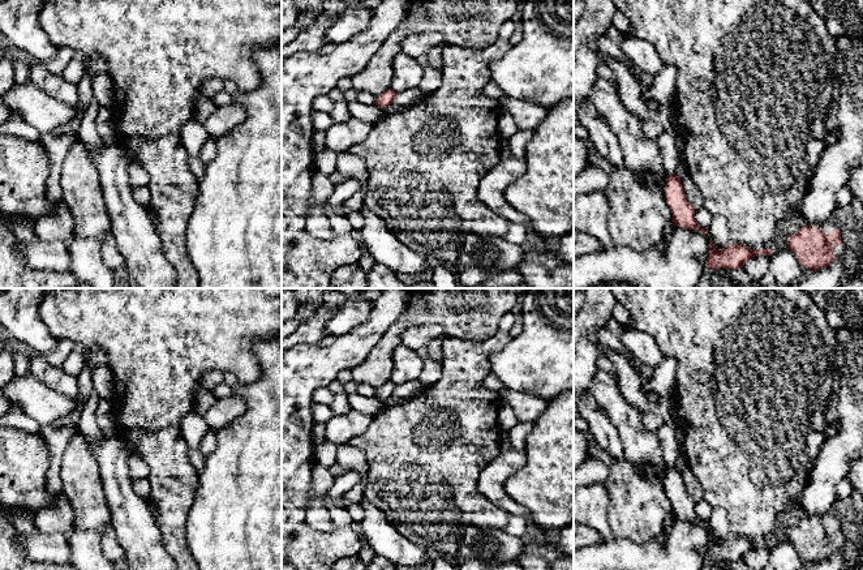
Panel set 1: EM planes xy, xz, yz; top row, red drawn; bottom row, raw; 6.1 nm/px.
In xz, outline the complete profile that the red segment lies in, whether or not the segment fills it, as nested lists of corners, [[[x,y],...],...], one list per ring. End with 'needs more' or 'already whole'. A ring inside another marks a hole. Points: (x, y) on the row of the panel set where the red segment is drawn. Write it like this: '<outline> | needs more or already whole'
[[[388,89],[377,97],[374,104],[381,107],[381,108],[386,108],[387,106],[390,106],[394,102],[396,95],[398,95],[396,91],[394,91],[392,89]]] | already whole

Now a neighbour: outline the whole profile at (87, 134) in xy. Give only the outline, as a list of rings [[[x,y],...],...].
[[[93,97],[87,110],[82,115],[82,120],[77,130],[77,136],[87,149],[89,157],[93,163],[95,163],[98,149],[103,145],[107,145],[96,132],[95,117],[99,112],[99,108],[100,104],[95,99],[95,97]]]

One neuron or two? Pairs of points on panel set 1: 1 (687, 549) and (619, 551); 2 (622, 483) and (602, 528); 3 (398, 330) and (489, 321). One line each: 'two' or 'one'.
1: one
2: two
3: one

